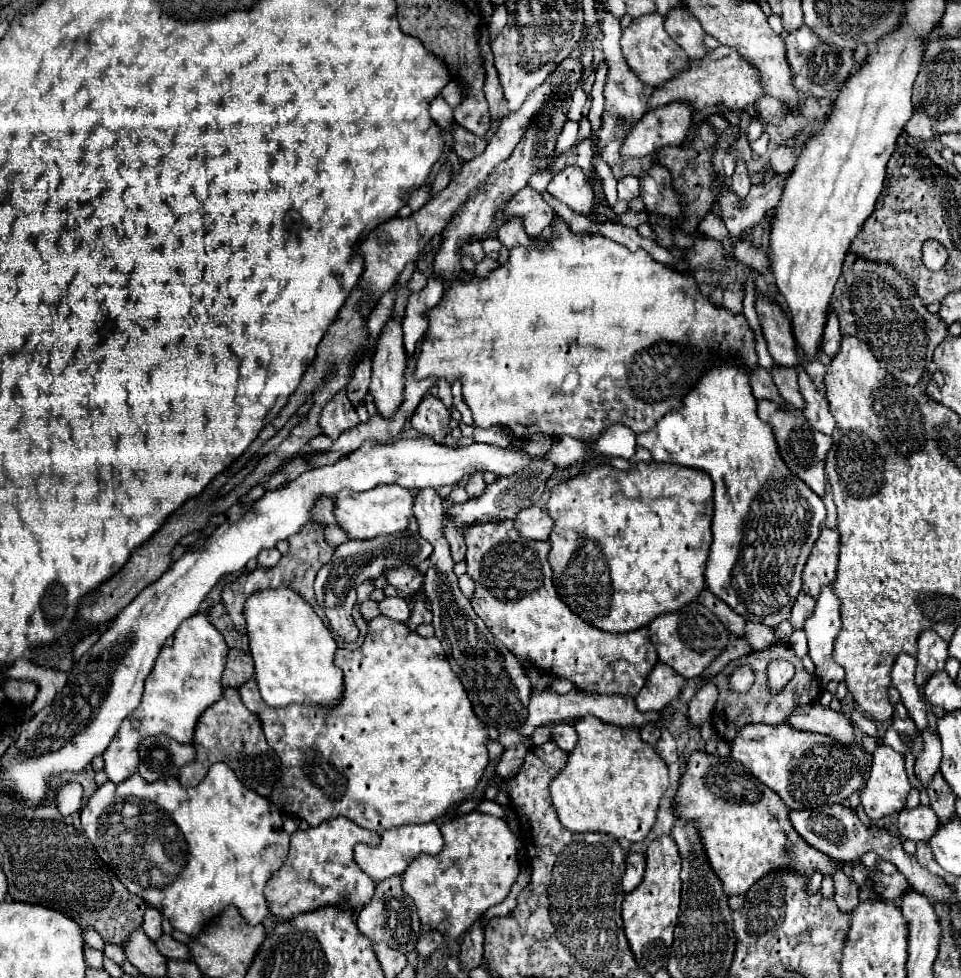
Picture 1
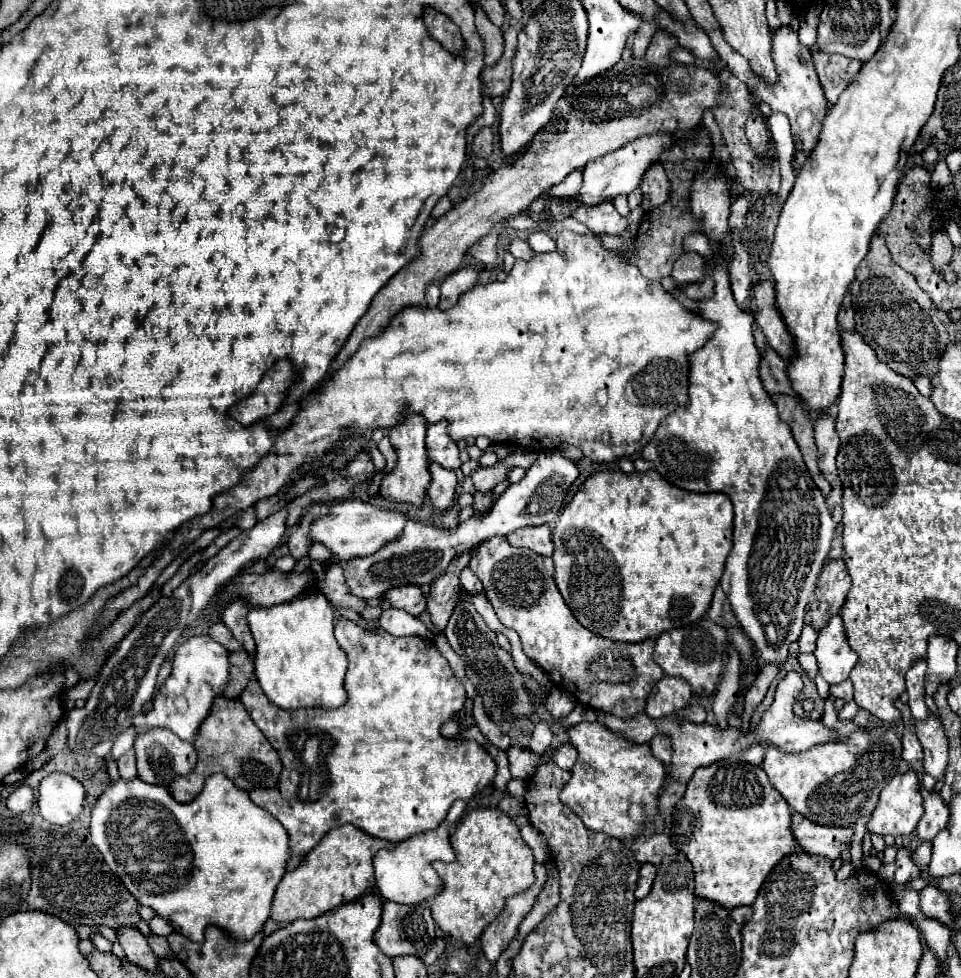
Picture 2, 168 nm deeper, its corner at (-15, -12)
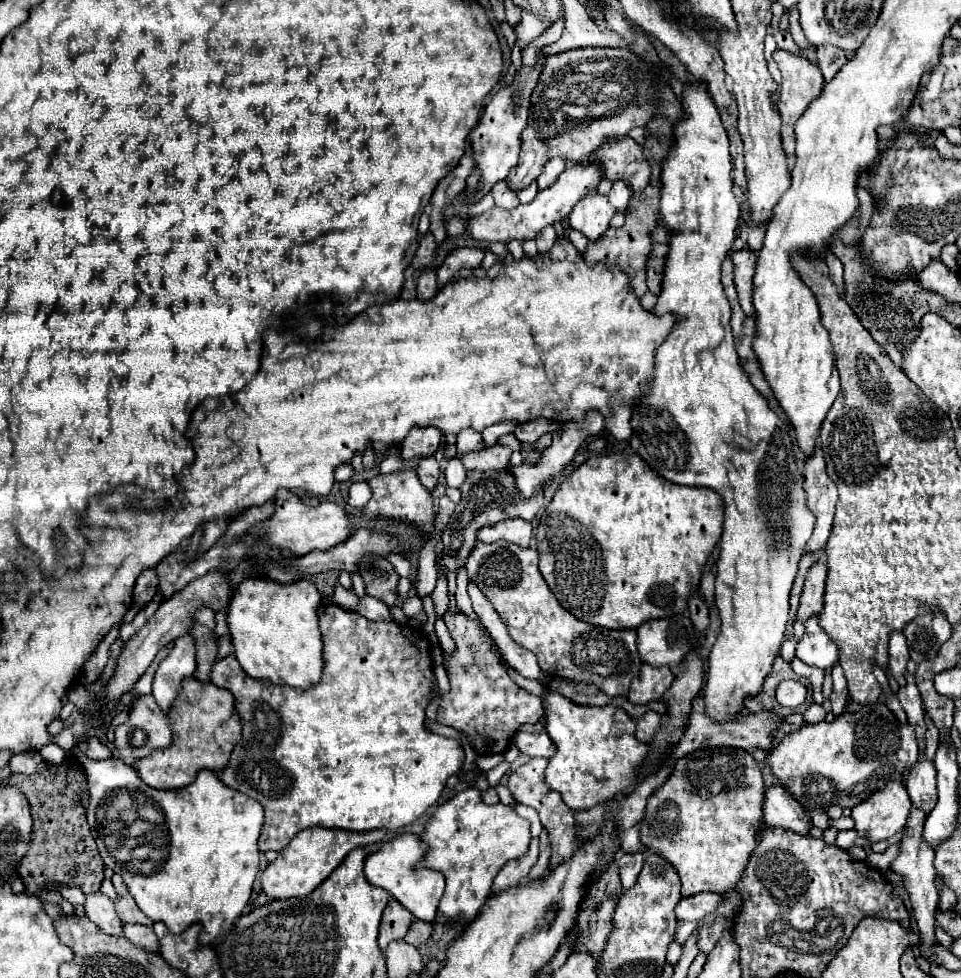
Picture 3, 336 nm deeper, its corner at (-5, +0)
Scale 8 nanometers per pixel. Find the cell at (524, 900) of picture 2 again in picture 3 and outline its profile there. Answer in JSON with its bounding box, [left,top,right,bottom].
[490,839,538,897]

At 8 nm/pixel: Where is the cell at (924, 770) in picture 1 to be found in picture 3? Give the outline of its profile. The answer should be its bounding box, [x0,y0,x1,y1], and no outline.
[898,671,926,741]

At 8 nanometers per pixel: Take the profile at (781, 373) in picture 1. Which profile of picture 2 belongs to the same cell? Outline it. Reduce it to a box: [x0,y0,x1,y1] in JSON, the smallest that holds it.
[760,347,794,395]

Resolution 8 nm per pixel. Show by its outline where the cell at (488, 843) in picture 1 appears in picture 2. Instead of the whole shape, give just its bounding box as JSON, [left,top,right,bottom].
[428,807,534,945]

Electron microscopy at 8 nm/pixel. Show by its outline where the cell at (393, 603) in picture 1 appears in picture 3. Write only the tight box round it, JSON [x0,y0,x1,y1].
[358,595,392,621]

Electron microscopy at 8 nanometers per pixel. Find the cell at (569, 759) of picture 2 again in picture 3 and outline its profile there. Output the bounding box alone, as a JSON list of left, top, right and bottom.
[514,733,554,757]

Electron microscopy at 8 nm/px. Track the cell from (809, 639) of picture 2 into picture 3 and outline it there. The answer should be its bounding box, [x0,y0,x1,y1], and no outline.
[780,637,798,661]

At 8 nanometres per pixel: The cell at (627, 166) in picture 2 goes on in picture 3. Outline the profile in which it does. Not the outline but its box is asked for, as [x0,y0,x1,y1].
[468,161,602,243]

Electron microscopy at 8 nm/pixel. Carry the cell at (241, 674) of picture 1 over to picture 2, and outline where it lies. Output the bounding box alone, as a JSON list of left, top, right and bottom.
[224,649,254,699]

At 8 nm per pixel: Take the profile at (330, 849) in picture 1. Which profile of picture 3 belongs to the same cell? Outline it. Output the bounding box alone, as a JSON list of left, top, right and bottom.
[260,827,386,899]

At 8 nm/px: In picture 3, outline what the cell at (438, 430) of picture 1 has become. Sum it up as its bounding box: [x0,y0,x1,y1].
[402,427,442,459]

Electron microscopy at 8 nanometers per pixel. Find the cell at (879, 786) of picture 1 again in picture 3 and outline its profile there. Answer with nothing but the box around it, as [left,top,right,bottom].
[850,781,912,843]

